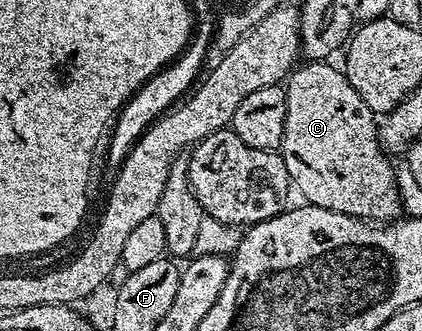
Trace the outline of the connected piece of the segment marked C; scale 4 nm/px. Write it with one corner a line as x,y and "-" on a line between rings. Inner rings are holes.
307,61
304,64
304,67
302,65
296,66
285,80
287,104
285,105
285,133
283,134
281,154
294,190
296,192
299,190
307,198
304,200
310,206
333,209
337,213
352,215
354,219
374,221
379,225
398,220
404,214
403,202
399,196
399,180
396,168
391,168
390,161
392,162
392,160
389,158
388,152
383,150
383,144
379,142
379,123
376,116
369,109
369,105
365,105
365,101
361,101
361,93
357,93
357,89
353,89
353,85
349,85
346,74
338,66
335,66
336,68
330,67
332,64
327,61

